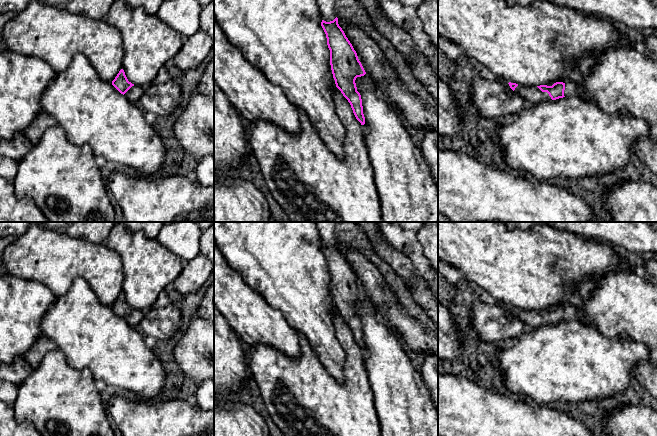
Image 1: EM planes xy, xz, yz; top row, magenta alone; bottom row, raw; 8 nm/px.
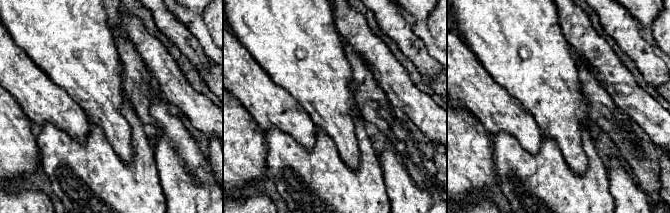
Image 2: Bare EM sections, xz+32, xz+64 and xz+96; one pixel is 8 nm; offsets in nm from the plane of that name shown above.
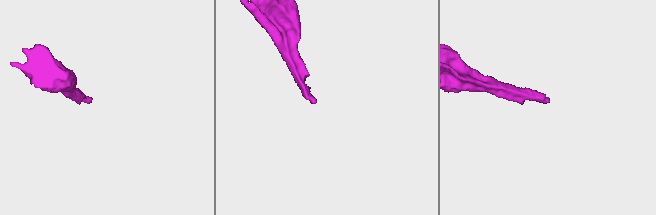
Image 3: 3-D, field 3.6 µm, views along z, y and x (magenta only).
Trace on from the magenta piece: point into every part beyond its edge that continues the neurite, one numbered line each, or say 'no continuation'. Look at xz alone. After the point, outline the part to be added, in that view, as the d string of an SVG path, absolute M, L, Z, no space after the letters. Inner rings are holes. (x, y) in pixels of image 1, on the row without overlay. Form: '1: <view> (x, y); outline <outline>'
no continuation

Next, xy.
1: xy (134, 318); outline M134 309L124 319L132 326L137 327L145 316L145 311Z

